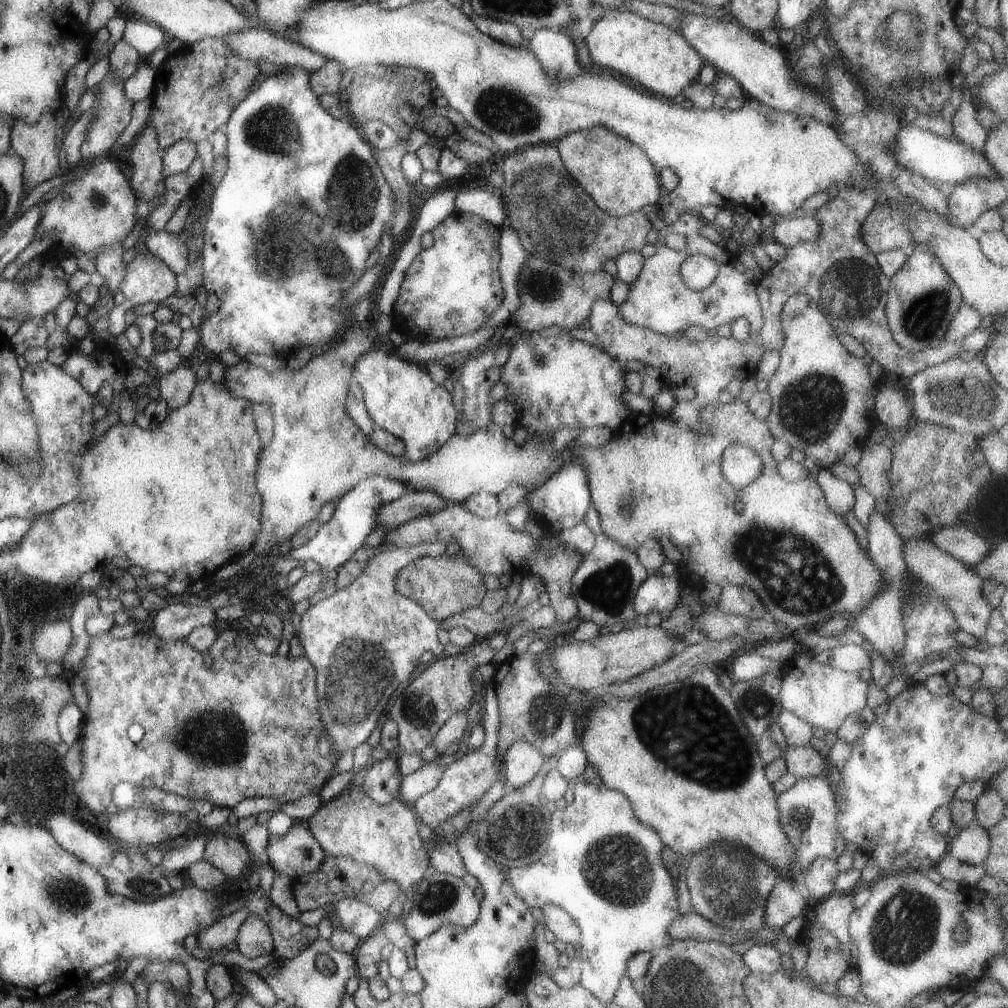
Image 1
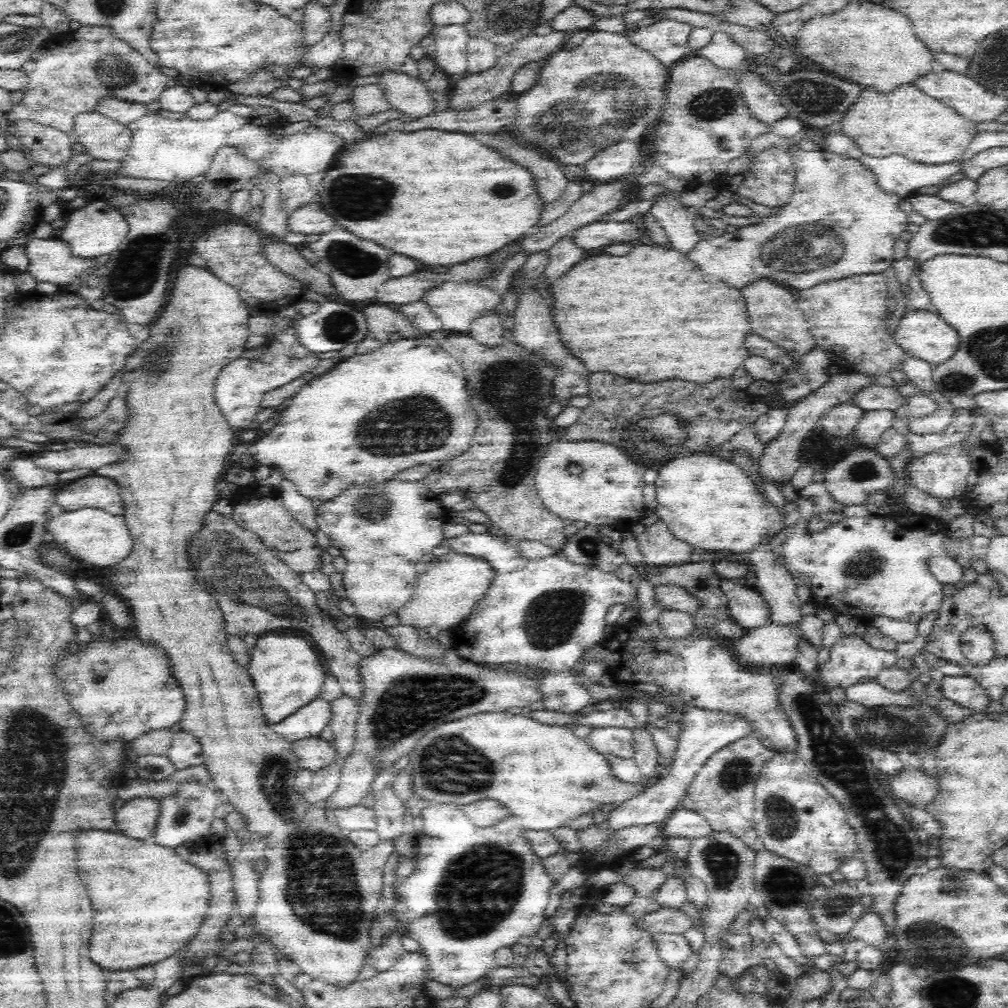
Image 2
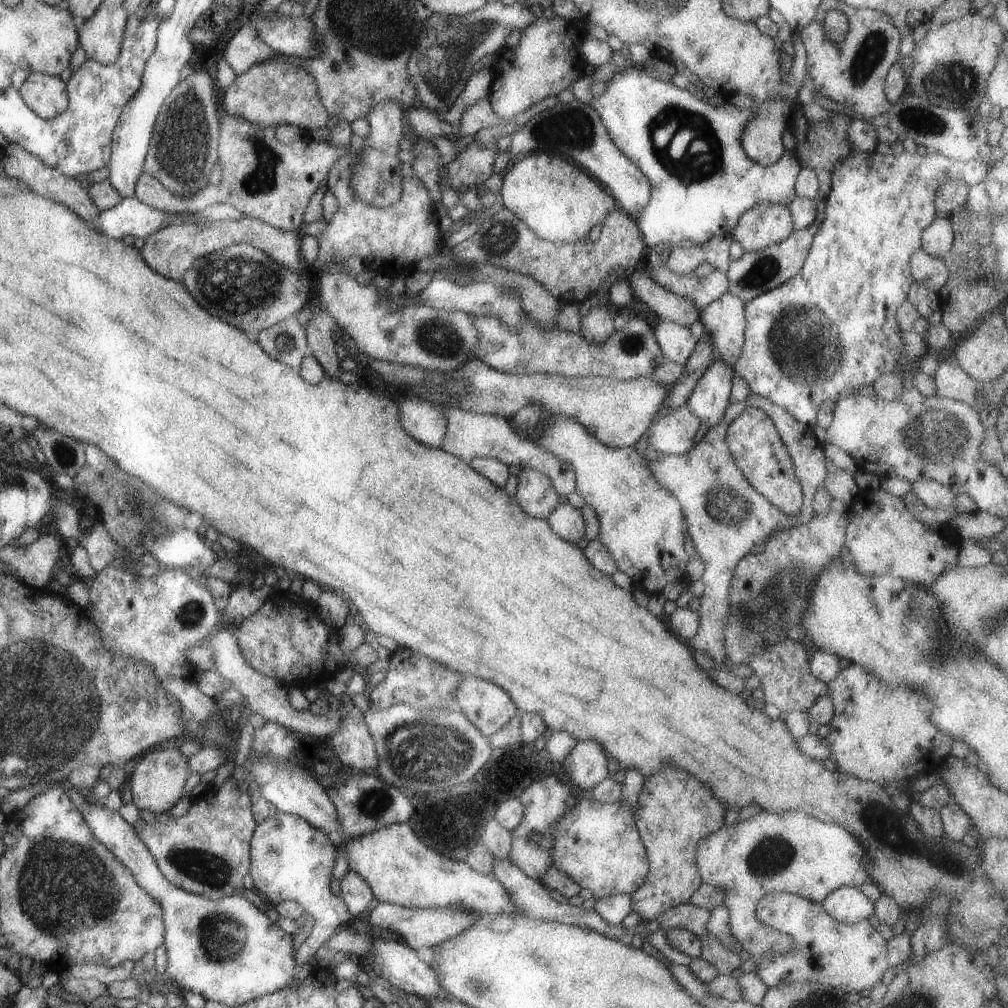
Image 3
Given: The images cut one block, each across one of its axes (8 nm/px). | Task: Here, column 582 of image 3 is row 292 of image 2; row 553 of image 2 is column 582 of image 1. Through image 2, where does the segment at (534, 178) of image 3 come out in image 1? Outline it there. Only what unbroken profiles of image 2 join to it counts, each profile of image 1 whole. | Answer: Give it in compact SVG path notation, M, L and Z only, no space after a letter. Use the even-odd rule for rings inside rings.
M592 126L571 132L554 144L565 169L604 212L621 217L639 211L646 204L658 205L661 194L658 168L636 143L602 126Z

